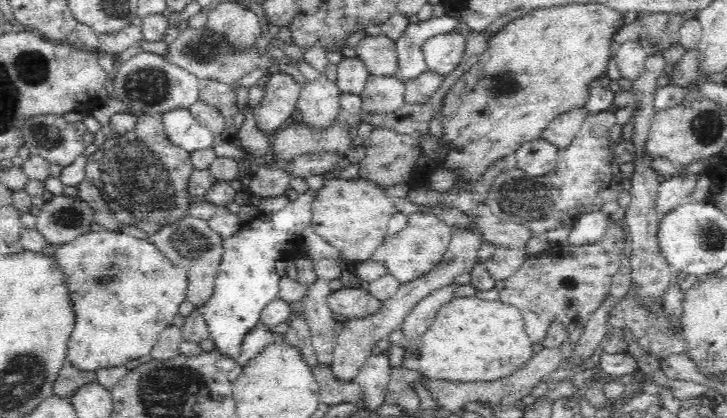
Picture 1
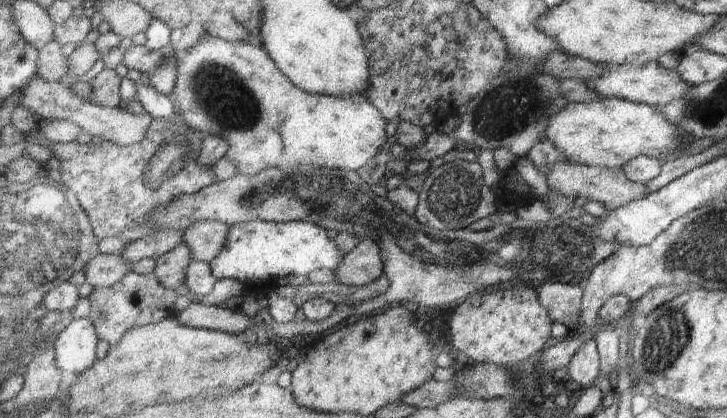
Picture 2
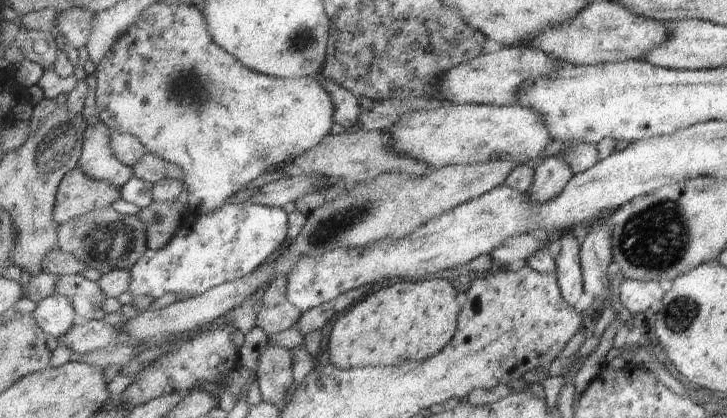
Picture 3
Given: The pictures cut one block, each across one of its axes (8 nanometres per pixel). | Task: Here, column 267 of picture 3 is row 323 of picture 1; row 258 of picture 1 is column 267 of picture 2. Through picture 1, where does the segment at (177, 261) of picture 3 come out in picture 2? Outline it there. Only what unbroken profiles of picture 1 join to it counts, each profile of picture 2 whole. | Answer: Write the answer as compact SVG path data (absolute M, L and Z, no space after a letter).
M265 220L242 223L241 225L231 225L229 242L225 244L225 250L221 250L218 258L210 263L213 274L217 281L225 278L233 278L241 282L246 291L266 289L275 278L311 276L313 272L319 270L336 271L341 262L345 262L347 254L341 254L341 246L337 246L336 238L331 240L327 236L328 229L317 226L316 223L304 221L289 221L288 223L269 222Z

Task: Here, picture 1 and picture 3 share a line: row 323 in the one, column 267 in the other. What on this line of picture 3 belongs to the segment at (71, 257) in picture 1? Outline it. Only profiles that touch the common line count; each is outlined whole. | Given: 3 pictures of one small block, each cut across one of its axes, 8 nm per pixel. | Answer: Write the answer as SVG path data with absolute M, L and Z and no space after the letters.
M175 1L171 4L159 3L149 6L143 12L143 16L127 32L123 32L115 40L109 54L103 58L103 62L99 66L96 66L93 80L96 84L96 103L102 122L113 130L132 134L146 146L149 153L161 156L161 158L165 158L169 162L175 162L185 172L184 188L187 189L187 192L183 199L190 208L200 214L219 210L221 206L229 202L231 196L235 196L239 190L242 190L241 188L245 188L257 176L263 176L265 172L273 172L281 164L285 164L285 162L289 162L295 157L300 157L307 150L317 146L323 138L331 134L331 128L336 123L333 120L335 118L333 99L319 80L313 77L279 78L265 76L265 74L259 74L259 72L243 66L235 56L231 56L227 50L223 50L213 40L205 15L201 14L196 2L187 4Z

